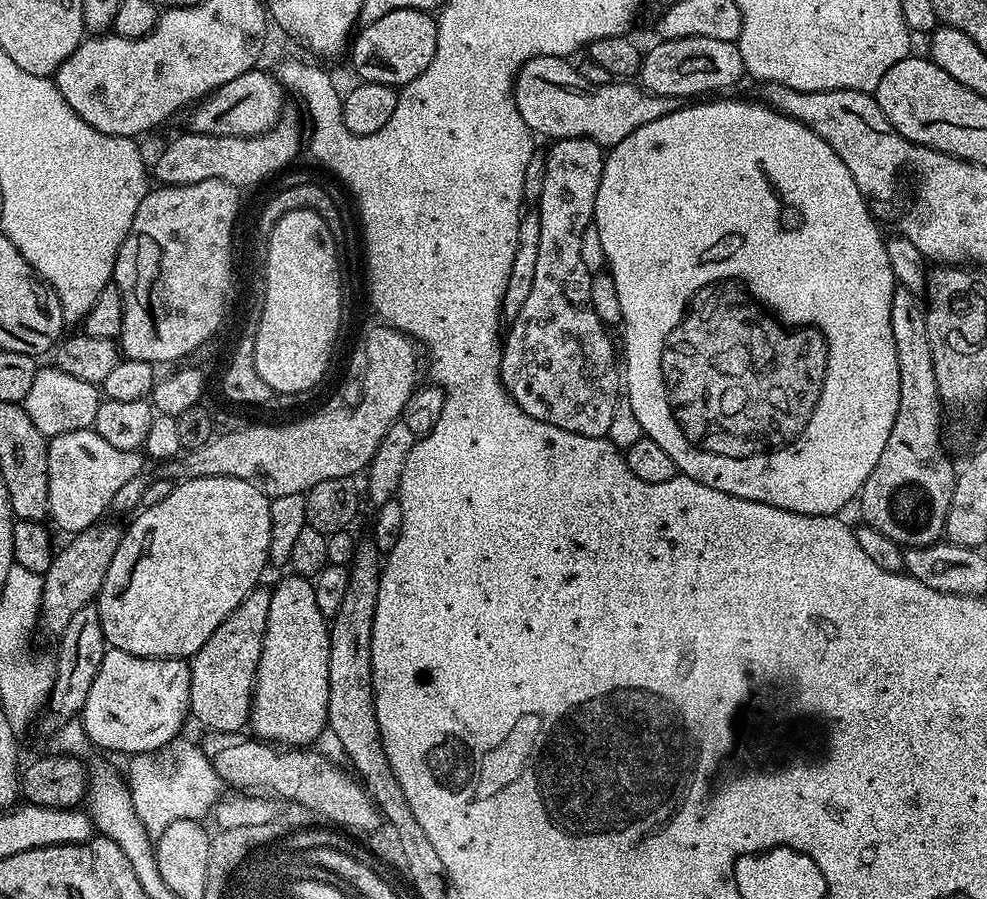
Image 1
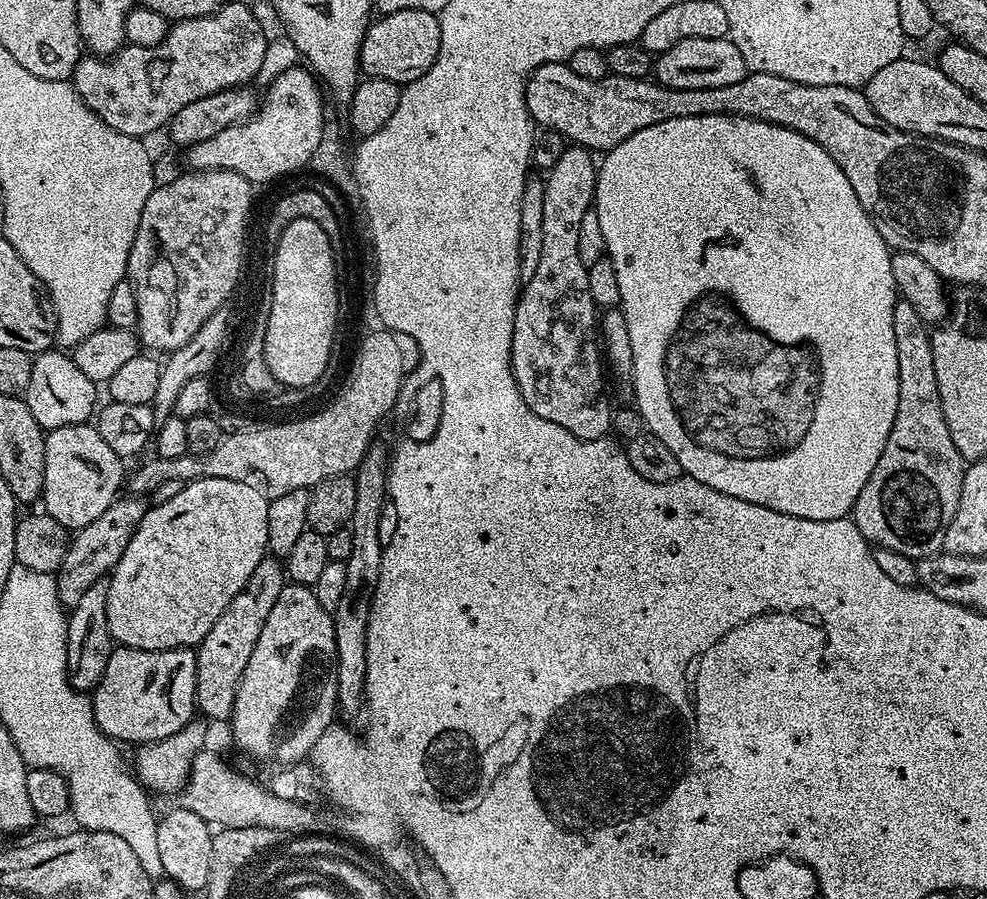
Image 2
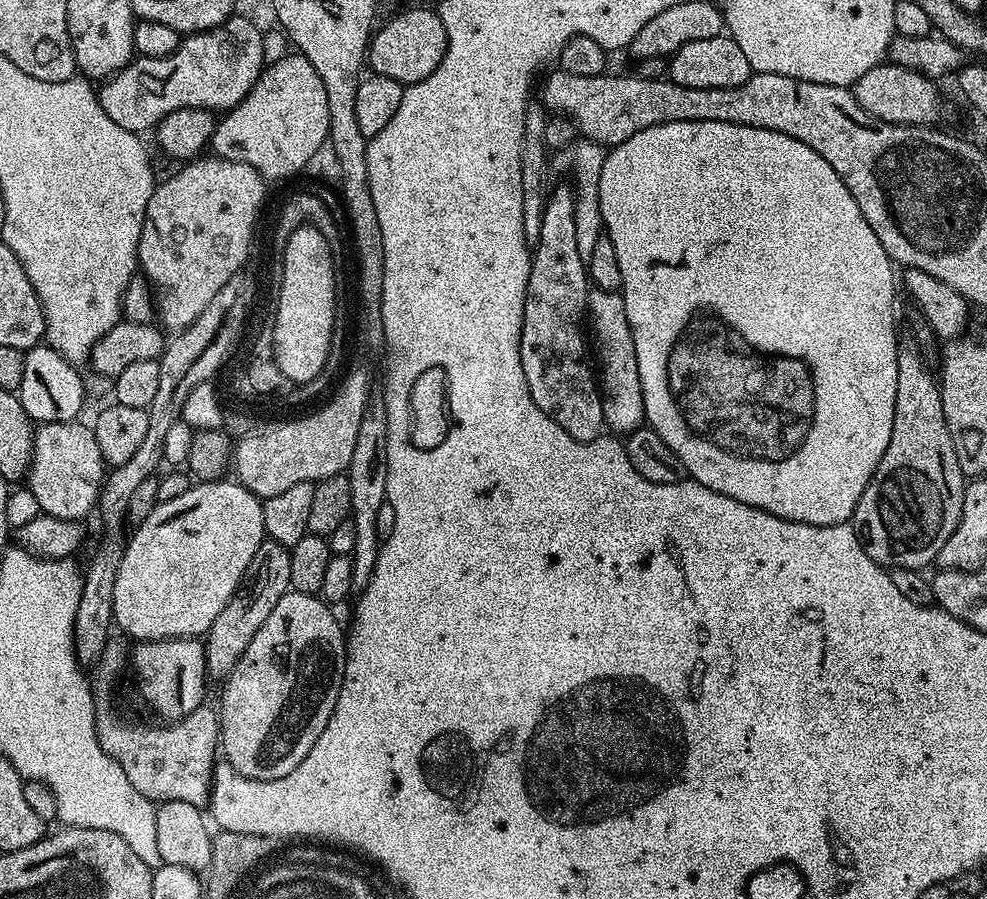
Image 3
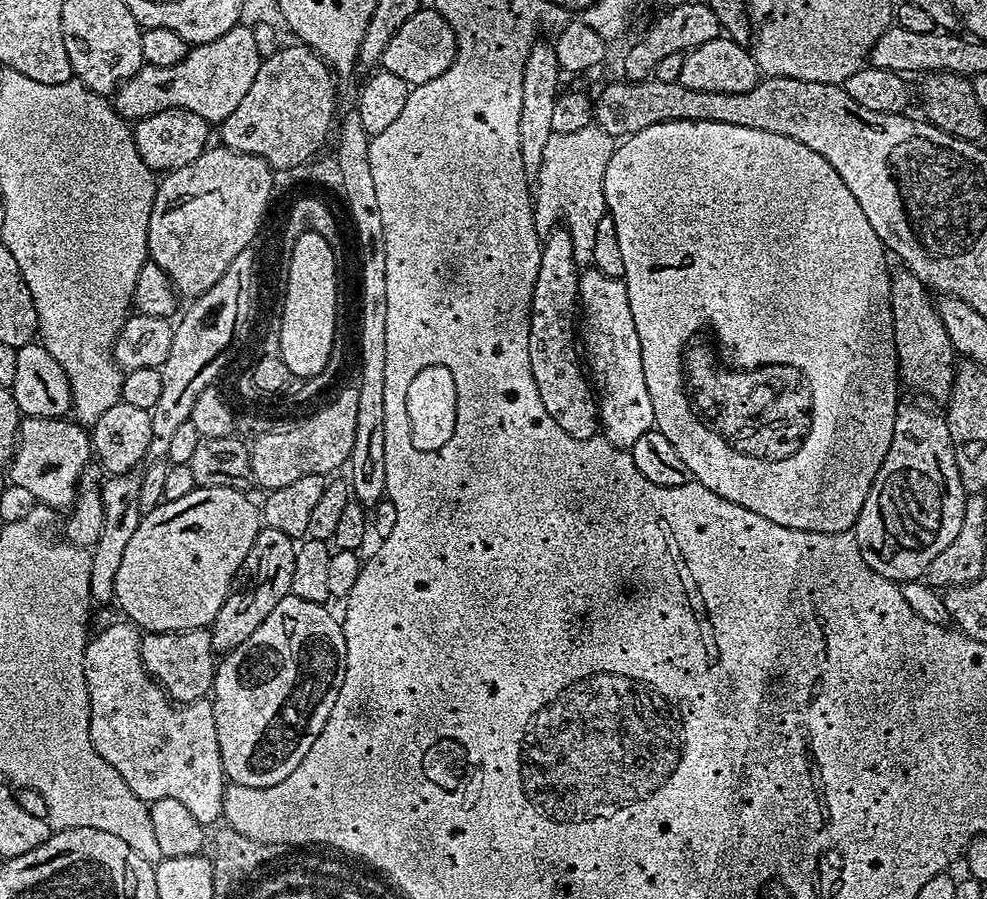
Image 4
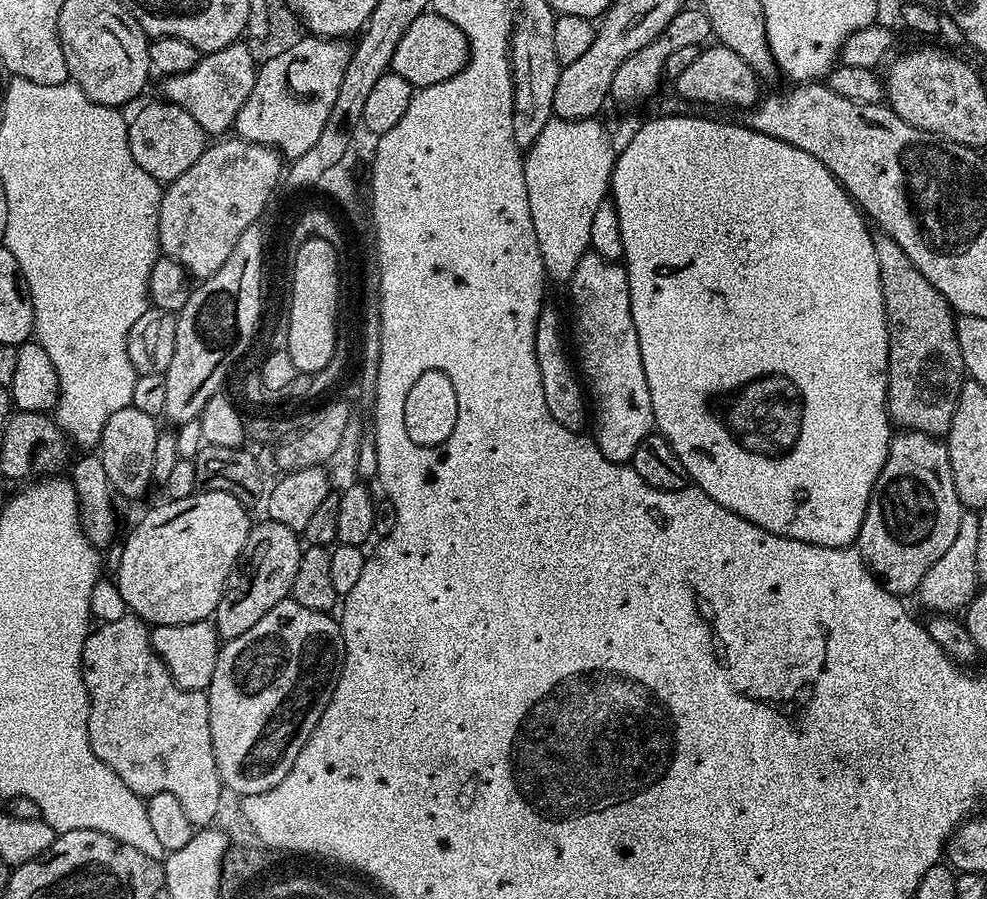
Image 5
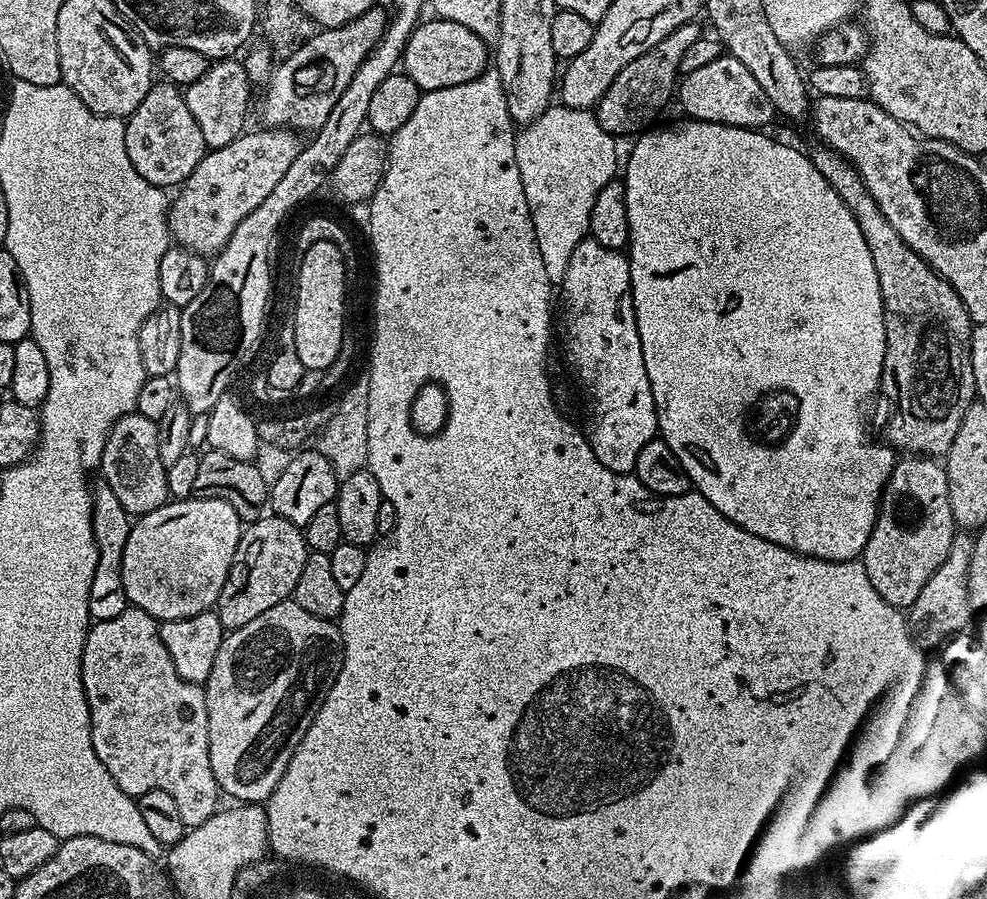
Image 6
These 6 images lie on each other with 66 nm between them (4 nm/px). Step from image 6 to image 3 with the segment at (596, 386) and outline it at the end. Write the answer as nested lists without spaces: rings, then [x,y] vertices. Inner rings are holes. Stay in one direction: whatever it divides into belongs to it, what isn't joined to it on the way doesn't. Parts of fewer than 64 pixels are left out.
[[[589,291],[587,323],[594,352],[604,363],[602,395],[604,397],[604,423],[613,433],[631,434],[645,423],[642,382],[638,378],[638,358],[634,354],[634,334],[626,318],[624,297],[620,292]]]

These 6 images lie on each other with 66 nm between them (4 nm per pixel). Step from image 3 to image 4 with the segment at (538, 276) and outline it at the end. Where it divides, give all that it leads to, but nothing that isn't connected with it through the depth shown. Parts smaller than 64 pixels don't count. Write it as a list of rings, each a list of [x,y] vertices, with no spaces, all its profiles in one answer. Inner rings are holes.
[[[553,230],[543,237],[538,278],[534,282],[530,314],[530,370],[534,373],[542,406],[546,406],[550,418],[554,418],[570,438],[590,440],[600,428],[600,413],[598,396],[593,381],[586,375],[578,347],[579,302],[580,272],[575,260],[575,247],[566,231]]]

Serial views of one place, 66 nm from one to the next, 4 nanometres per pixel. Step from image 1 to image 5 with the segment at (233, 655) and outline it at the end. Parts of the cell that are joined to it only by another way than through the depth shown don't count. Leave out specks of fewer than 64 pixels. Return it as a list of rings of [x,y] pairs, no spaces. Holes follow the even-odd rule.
[[[264,518],[262,522],[253,523],[250,534],[246,538],[246,546],[242,550],[236,567],[228,576],[222,598],[214,613],[214,623],[221,641],[238,638],[238,634],[246,634],[266,610],[274,610],[278,602],[289,599],[294,586],[294,574],[298,574],[298,562],[302,551],[302,540],[290,526],[282,526],[282,522]]]

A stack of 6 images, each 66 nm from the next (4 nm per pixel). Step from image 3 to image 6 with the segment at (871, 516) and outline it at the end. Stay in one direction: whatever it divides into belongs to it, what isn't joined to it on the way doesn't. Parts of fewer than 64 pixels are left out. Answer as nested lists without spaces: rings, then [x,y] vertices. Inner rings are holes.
[[[901,455],[880,493],[880,509],[876,515],[874,530],[870,530],[870,538],[862,553],[864,572],[870,578],[870,586],[874,586],[874,590],[878,590],[878,594],[886,598],[890,606],[901,610],[911,608],[914,598],[918,598],[922,591],[922,586],[926,586],[930,574],[934,574],[934,570],[942,566],[946,554],[950,554],[950,542],[957,531],[954,516],[950,514],[948,475],[943,463],[930,456]]]

